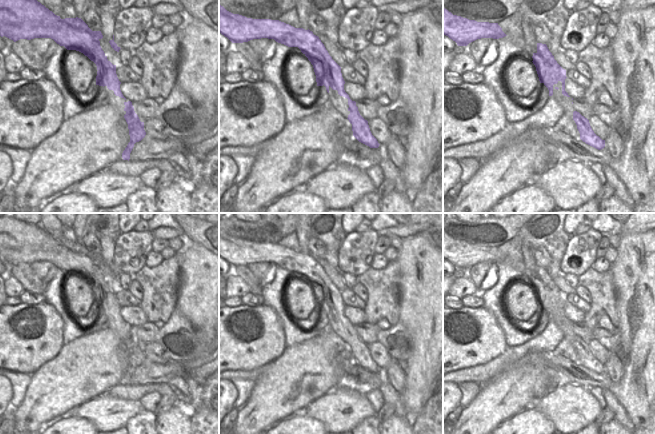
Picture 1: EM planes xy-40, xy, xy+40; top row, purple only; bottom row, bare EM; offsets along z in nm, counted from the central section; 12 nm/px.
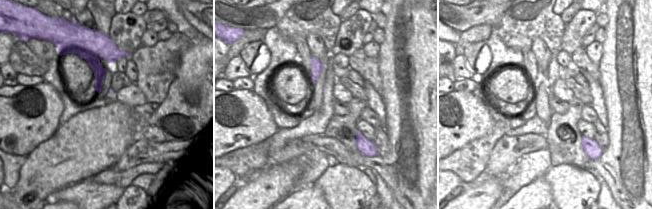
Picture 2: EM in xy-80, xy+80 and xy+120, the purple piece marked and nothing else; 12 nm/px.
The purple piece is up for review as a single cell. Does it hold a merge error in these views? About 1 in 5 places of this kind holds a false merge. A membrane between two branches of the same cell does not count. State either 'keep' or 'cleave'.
cleave

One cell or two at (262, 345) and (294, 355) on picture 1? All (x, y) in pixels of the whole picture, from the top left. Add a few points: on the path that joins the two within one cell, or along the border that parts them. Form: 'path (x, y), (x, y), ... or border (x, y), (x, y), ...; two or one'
border (286, 346), (278, 357), (264, 365); two

